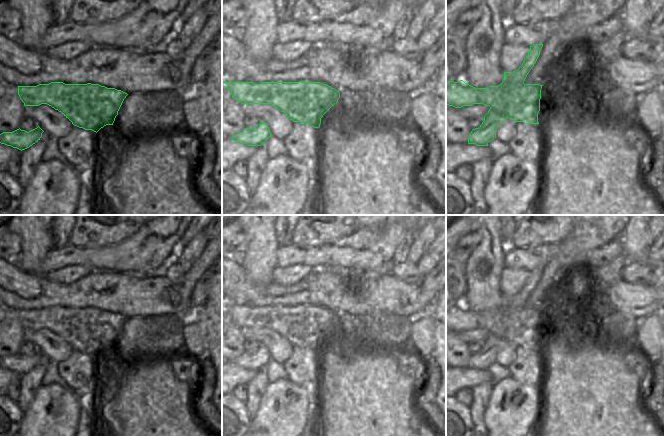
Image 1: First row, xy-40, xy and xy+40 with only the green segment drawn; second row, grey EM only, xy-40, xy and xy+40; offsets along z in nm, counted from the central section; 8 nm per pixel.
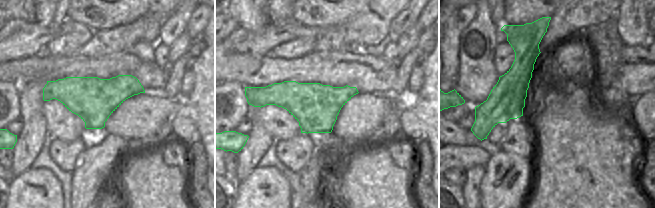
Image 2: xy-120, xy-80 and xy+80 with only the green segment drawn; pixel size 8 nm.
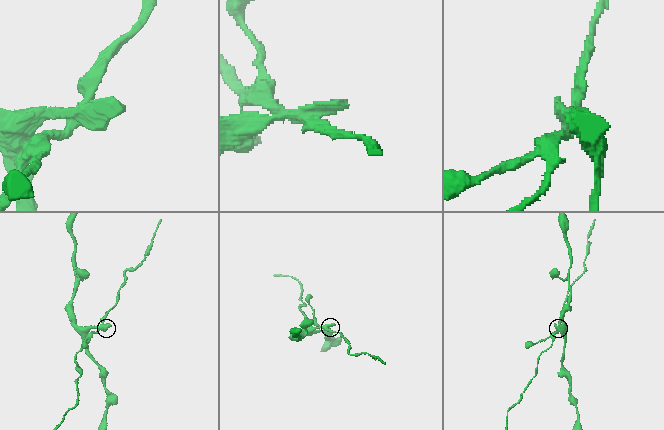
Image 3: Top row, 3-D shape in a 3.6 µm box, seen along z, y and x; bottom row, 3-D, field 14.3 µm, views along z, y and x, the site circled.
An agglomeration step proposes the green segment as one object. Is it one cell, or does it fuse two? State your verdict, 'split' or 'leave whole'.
split

